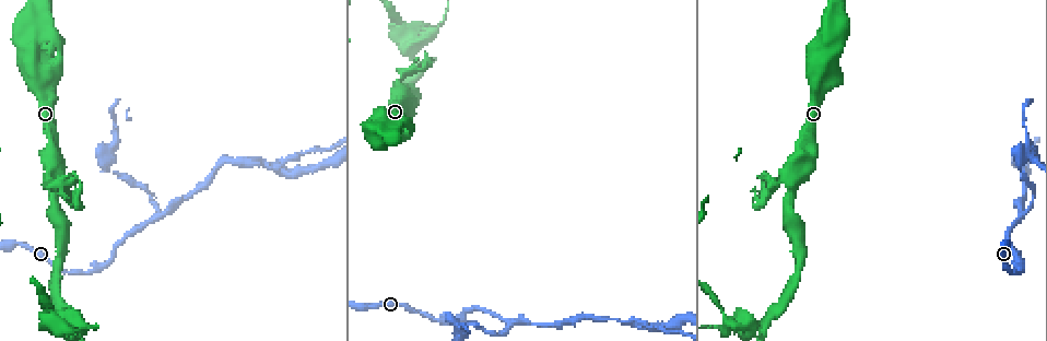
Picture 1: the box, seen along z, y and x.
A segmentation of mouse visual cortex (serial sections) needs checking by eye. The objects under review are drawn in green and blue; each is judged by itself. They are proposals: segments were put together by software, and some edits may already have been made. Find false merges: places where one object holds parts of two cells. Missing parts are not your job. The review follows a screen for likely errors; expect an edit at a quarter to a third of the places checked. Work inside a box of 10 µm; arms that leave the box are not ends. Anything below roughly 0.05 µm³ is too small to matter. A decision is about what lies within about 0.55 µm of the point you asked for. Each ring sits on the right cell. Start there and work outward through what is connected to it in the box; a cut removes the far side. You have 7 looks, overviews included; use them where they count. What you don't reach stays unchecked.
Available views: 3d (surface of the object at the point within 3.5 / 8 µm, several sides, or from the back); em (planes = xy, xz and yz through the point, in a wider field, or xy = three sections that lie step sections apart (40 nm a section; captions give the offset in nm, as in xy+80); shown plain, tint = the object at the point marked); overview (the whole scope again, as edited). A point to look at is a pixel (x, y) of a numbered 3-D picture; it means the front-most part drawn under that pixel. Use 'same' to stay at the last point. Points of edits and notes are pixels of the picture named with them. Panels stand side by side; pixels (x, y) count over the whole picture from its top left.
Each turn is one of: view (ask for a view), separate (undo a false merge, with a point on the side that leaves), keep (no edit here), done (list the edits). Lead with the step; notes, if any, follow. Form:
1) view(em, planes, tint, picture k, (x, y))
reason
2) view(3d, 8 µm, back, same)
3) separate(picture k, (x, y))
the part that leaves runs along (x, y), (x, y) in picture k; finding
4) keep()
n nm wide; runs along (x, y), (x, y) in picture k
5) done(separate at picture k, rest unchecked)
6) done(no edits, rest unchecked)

view(3d, 3.5 µm, picture 1, (1021, 214))
a narrow waist

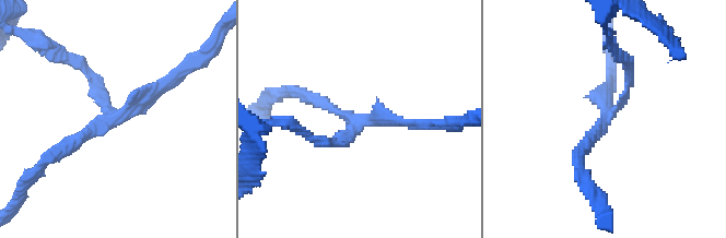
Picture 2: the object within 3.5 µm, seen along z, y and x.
view(em, xy, step 5, tint, picture 2, (357, 121))
3 arms; arms of 100, 150, 200 nm

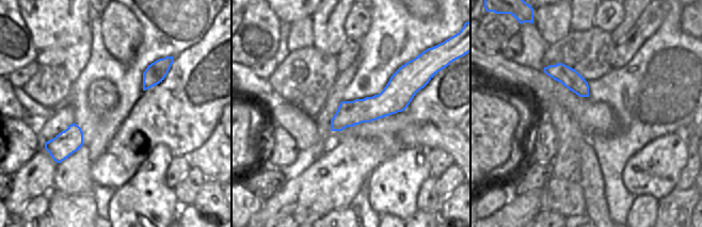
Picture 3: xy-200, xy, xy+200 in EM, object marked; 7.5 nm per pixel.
keep()
runs along (416, 88), (349, 113), (333, 127) in picture 3; continuous, no second cell

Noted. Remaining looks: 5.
view(3d, 3.5 µm, picture 1, (53, 177))
three arms meet

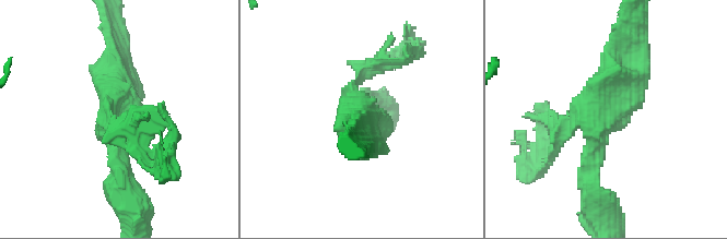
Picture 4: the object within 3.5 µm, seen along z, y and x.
view(em, planes, tint, picture 4, (604, 116))
3 arms; arms of 150, 250, 300 nm

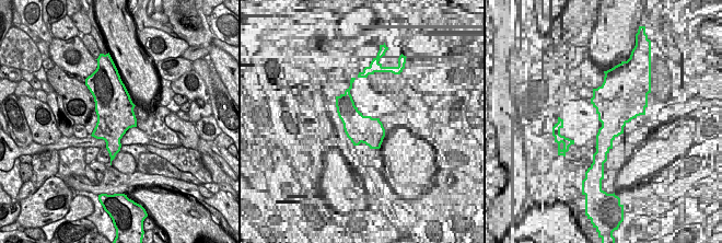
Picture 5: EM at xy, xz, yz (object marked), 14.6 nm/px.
keep()
550 nm wide; runs along (637, 50), (587, 184) in picture 4; continuous, no second cell

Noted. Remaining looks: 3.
view(3d, 8 µm, picture 1, (106, 171))
sudden change in width

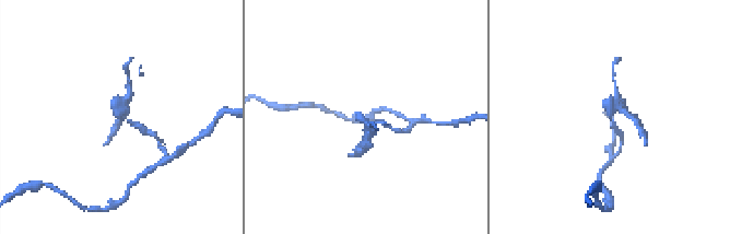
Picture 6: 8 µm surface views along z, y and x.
view(3d, 3.5 µm, same)
zoom in

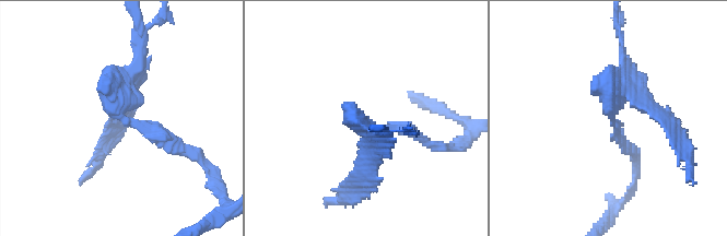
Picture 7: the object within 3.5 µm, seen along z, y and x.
separate(picture 7, (660, 113))
the part that leaves runs along (622, 66), (622, 39), (617, 28) in picture 7; two cells meet here

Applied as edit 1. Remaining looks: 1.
done(separate at picture 7, rest unchecked)

